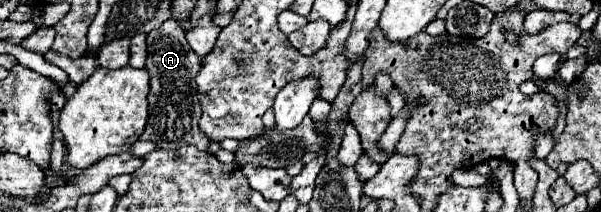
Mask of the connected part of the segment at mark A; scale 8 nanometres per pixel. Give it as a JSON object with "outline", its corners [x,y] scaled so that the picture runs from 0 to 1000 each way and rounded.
{"outline":[[[278,90],[265,137],[255,137],[245,165],[245,307],[251,344],[251,429],[248,429],[248,561],[235,637],[238,665],[255,665],[268,703],[295,703],[304,684],[324,684],[331,712],[348,703],[348,656],[331,608],[334,495],[328,467],[324,363],[334,325],[331,269],[321,250],[308,184],[304,127],[291,90]]]}

